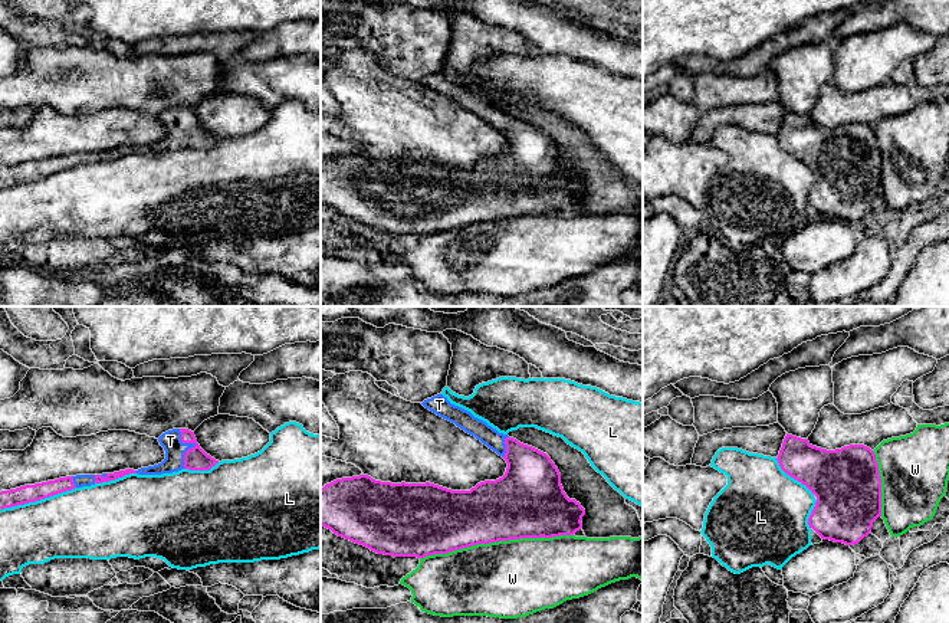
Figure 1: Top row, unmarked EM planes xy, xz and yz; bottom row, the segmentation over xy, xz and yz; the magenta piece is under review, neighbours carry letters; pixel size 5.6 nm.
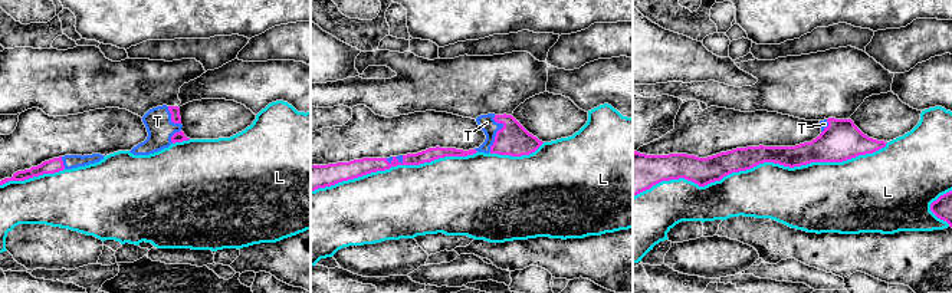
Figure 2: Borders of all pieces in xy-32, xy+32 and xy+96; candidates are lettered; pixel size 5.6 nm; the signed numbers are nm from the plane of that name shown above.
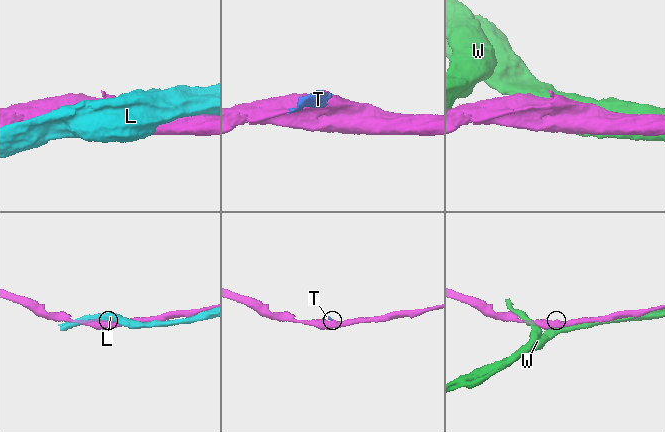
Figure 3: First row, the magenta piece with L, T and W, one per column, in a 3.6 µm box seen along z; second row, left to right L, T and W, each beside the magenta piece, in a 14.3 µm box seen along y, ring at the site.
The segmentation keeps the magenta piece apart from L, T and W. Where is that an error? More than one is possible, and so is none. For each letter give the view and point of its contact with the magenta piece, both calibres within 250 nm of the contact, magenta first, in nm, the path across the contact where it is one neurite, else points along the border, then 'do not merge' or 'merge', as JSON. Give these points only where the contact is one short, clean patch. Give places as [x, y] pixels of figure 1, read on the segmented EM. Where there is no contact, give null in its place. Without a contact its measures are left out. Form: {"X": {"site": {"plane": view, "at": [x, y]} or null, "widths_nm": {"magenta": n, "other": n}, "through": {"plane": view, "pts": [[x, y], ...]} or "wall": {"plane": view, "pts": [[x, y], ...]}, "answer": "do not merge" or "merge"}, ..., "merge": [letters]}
{"L": {"site": {"plane": "xy", "at": [38, 499]}, "widths_nm": {"magenta": 100, "other": 380}, "answer": "do not merge"}, "T": {"site": {"plane": "xy", "at": [196, 445]}, "widths_nm": {"magenta": 130, "other": 110}, "answer": "merge"}, "W": {"site": {"plane": "xz", "at": [496, 541]}, "widths_nm": {"magenta": 380, "other": 440}, "answer": "do not merge"}, "merge": ["T"]}

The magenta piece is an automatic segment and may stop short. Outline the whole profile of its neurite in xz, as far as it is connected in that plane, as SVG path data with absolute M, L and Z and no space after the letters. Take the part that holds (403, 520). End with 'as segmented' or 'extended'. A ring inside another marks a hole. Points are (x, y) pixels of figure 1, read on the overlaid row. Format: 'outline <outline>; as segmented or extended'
outline M443 394L421 404L502 456L508 463L505 475L480 482L470 491L451 491L430 482L381 482L368 475L336 479L321 489L322 527L377 554L417 558L477 544L574 535L582 528L585 509L567 496L561 473L546 453L499 433Z; extended

